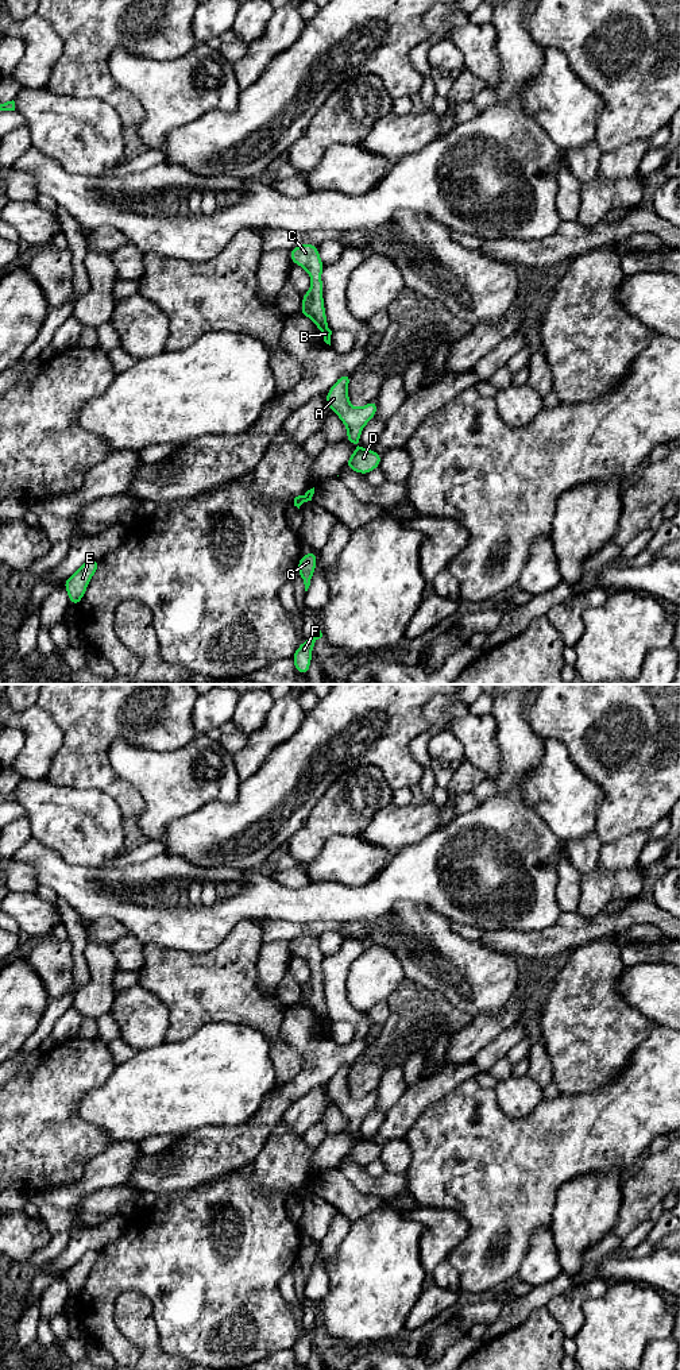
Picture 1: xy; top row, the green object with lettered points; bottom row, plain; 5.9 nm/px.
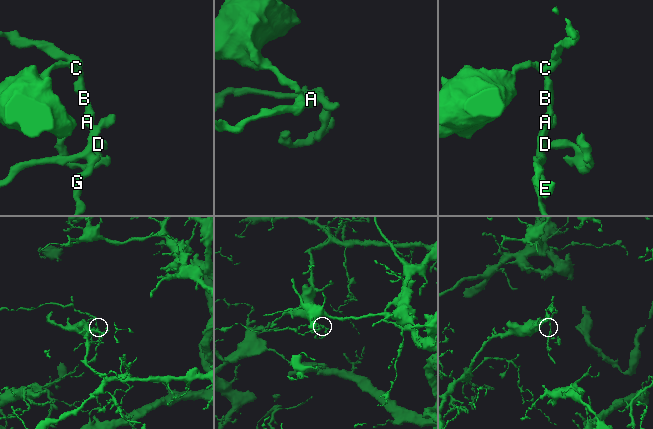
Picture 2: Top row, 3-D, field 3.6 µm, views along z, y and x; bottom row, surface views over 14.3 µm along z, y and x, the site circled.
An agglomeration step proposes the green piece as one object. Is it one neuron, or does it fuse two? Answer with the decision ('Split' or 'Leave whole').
Leave whole

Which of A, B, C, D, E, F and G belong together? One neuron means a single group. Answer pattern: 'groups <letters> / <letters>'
groups A B C D E F G

